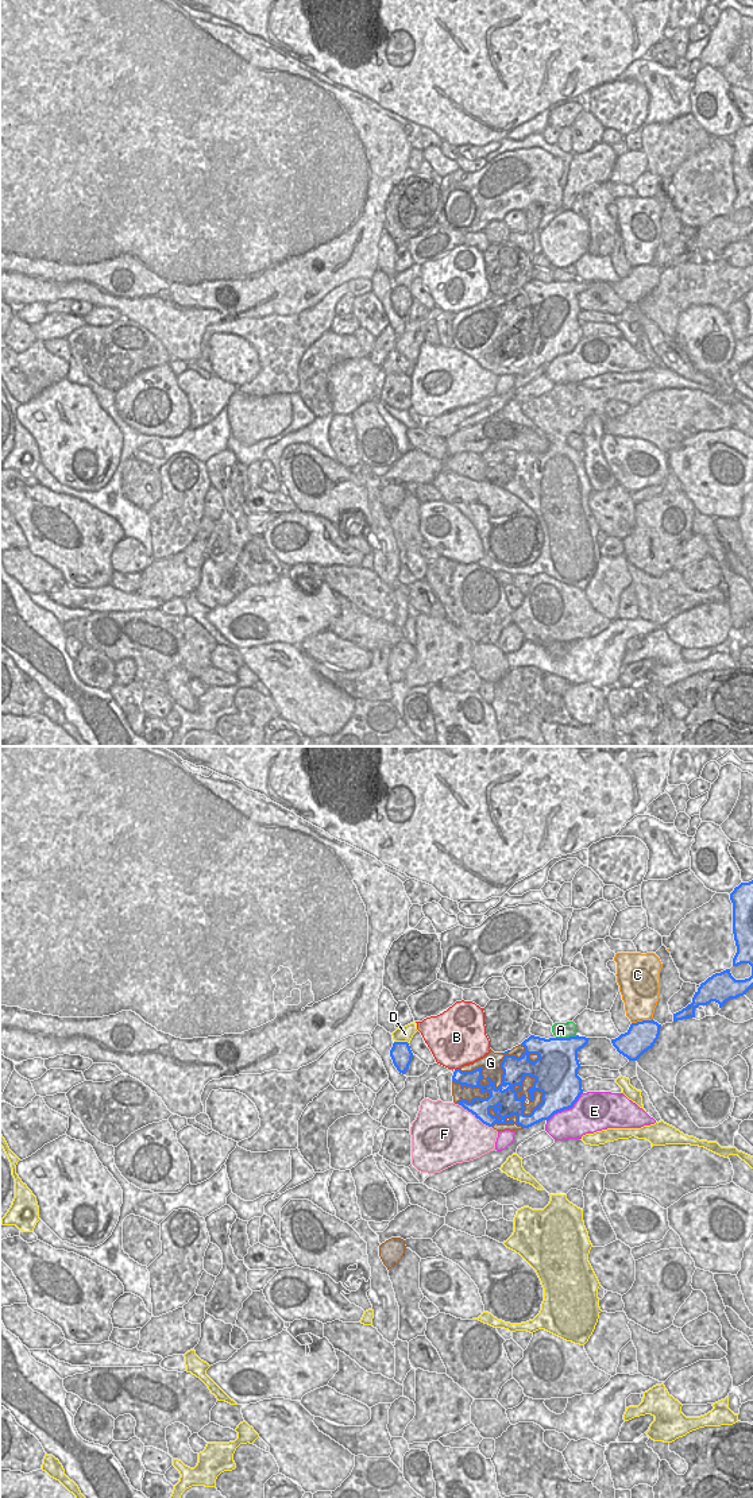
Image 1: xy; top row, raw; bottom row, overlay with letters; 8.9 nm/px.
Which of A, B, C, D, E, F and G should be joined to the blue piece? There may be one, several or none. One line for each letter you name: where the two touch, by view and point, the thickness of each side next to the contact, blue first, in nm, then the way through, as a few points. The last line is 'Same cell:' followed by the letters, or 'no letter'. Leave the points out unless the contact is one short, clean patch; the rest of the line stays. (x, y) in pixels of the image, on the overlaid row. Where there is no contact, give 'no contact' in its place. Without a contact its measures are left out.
G: meets blue in xy at (491, 1080); 220 nm thick on the blue side, 170 nm on the other
Same cell: G

